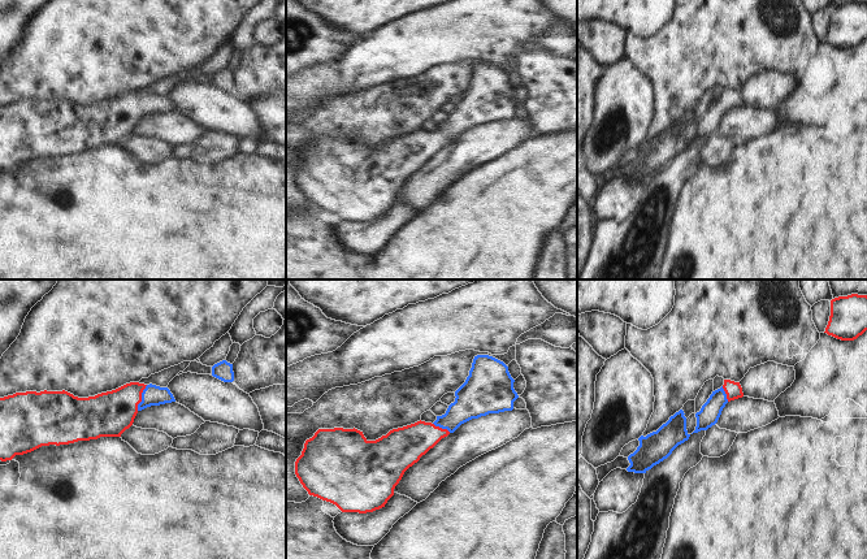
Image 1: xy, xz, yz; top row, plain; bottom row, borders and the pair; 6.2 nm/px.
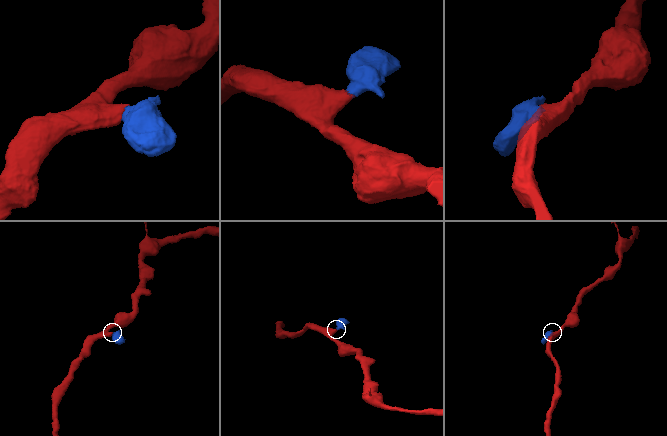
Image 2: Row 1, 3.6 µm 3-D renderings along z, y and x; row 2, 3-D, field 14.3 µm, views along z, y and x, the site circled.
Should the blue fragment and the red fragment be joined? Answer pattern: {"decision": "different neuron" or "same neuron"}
{"decision": "same neuron"}

